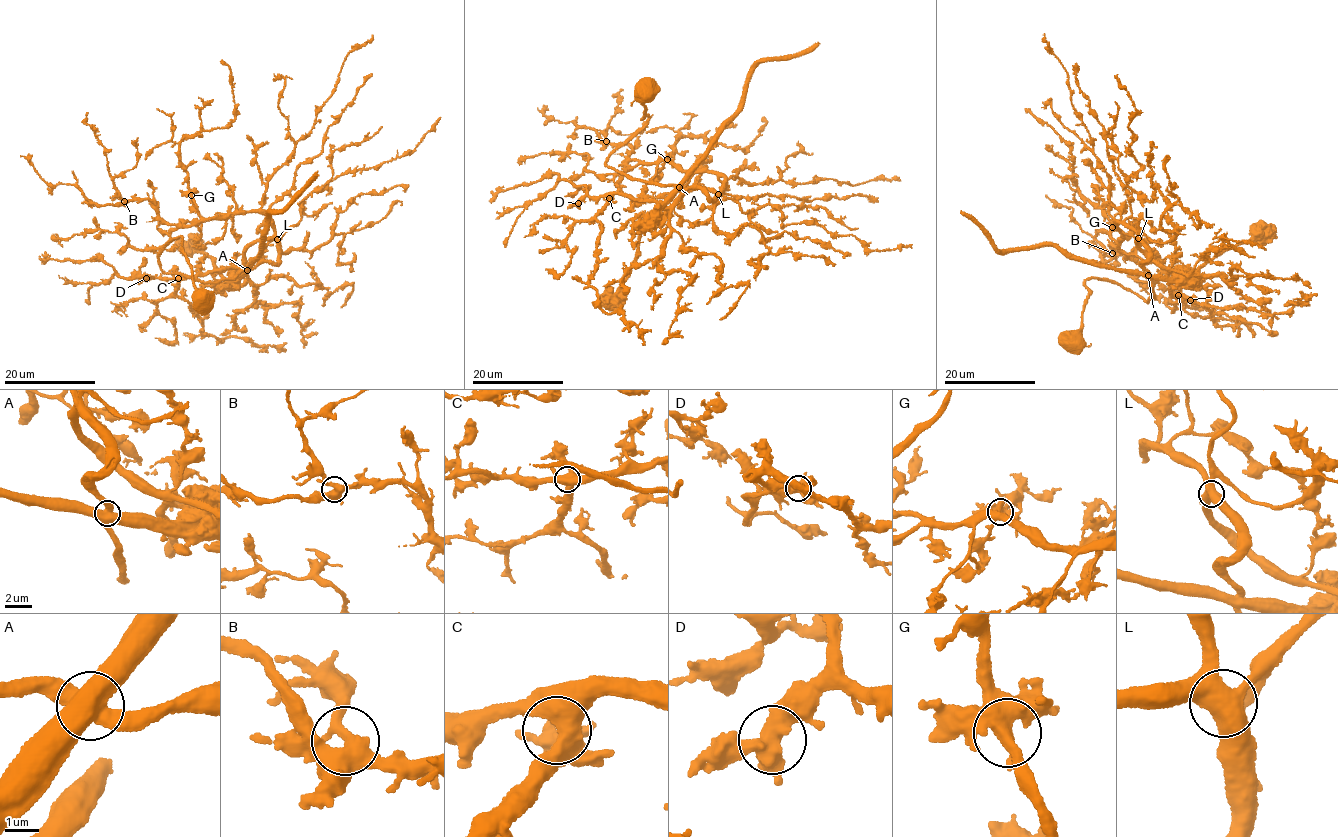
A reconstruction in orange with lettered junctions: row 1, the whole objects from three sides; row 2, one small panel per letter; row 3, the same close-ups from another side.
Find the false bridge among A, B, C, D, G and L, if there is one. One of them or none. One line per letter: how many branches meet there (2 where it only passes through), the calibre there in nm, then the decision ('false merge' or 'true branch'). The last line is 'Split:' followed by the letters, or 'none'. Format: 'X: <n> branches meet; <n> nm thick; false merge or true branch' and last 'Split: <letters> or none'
A: 4 branches meet; 600 nm thick; false merge
B: 4 branches meet; 400 nm thick; true branch
C: 4 branches meet; 550 nm thick; true branch
D: 4 branches meet; 500 nm thick; true branch
G: 4 branches meet; 500 nm thick; true branch
L: 4 branches meet; 480 nm thick; true branch
Split: A

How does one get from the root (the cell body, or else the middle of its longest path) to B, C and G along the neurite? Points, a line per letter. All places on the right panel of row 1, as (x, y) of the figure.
B: (1072, 342), (1087, 280), (1153, 298), (1142, 264), (1148, 246), (1116, 221), (1129, 256), (1111, 245), (1112, 253)
C: (1072, 342), (1087, 280), (1117, 282), (1147, 302), (1149, 275), (1177, 271), (1168, 276), (1178, 295)
G: (1072, 342), (1087, 280), (1153, 298), (1142, 264), (1148, 246), (1116, 221), (1123, 234), (1119, 245), (1112, 227)

